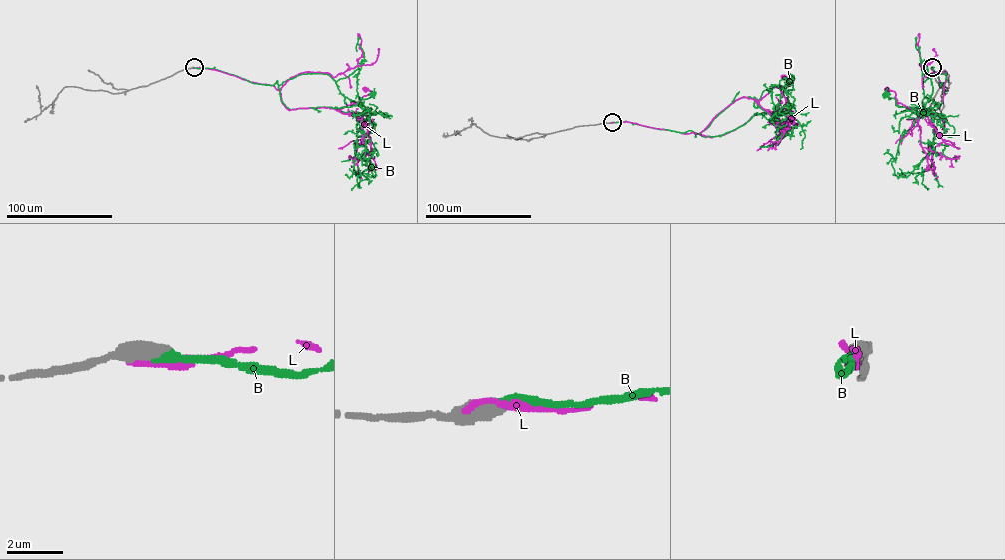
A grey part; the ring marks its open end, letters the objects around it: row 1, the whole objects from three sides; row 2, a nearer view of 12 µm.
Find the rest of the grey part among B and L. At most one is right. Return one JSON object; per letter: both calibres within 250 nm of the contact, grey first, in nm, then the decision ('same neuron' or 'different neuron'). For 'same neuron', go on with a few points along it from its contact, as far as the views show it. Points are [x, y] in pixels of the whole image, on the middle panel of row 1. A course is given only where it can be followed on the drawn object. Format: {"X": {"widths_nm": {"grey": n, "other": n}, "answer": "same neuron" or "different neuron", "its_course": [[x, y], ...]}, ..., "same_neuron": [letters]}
{"B": {"widths_nm": {"grey": 600, "other": 280}, "answer": "same neuron", "its_course": [[612, 122], [698, 134], [735, 100], [754, 97], [757, 107], [763, 91], [791, 76]]}, "L": {"widths_nm": {"grey": 700, "other": 240}, "answer": "different neuron"}, "same_neuron": ["B"]}

